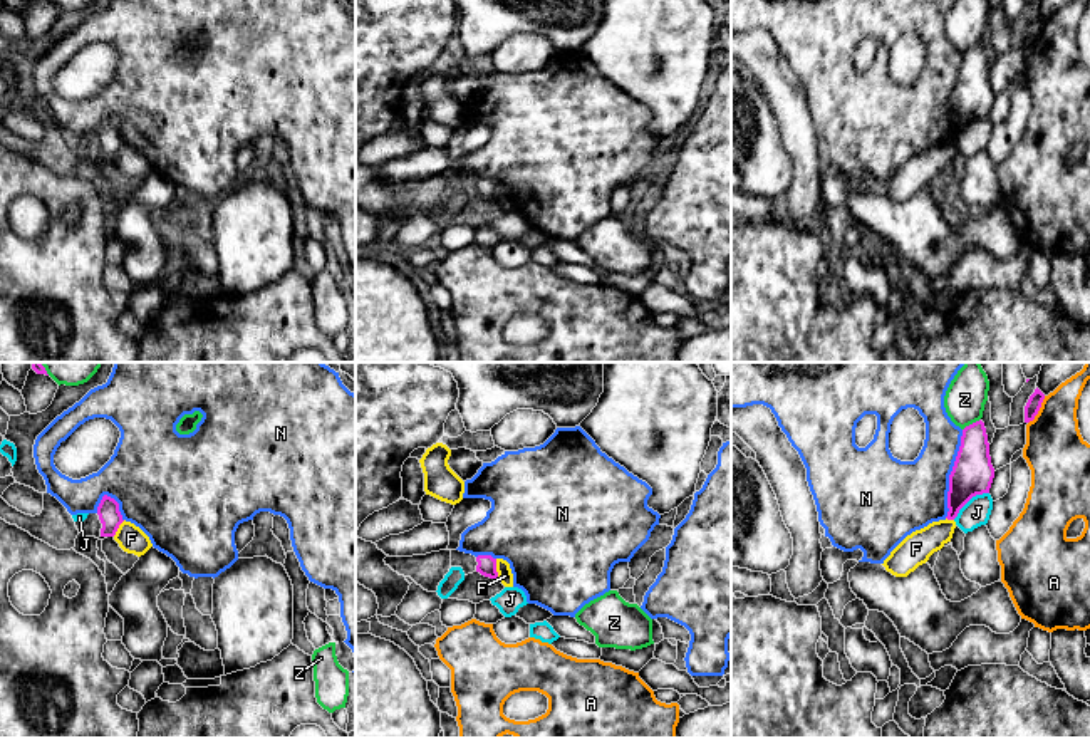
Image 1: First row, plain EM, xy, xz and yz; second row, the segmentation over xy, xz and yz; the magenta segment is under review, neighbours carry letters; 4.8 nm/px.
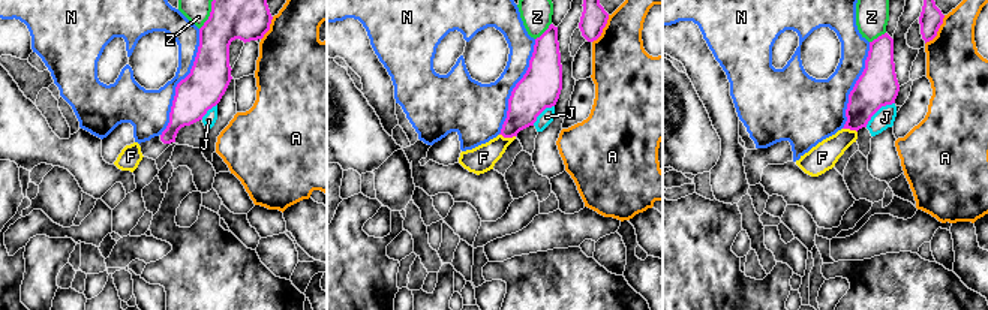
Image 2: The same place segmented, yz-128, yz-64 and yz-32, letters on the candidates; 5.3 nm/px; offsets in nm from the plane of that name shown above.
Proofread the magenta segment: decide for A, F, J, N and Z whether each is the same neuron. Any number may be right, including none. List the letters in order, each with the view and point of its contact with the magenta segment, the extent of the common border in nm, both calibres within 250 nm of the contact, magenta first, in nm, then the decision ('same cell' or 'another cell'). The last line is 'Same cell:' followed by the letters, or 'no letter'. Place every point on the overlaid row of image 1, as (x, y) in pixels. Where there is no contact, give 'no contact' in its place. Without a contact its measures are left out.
A: yz (1038, 410) | 160 nm | 70/300 nm | another cell
F: xz (495, 569) | 110 nm | 100/70 nm | another cell
J: yz (970, 498) | 220 nm | 200/130 nm | another cell
N: yz (951, 473) | 440 nm | 200/340 nm | another cell
Z: yz (973, 423) | 110 nm | 200/200 nm | another cell
Same cell: no letter

